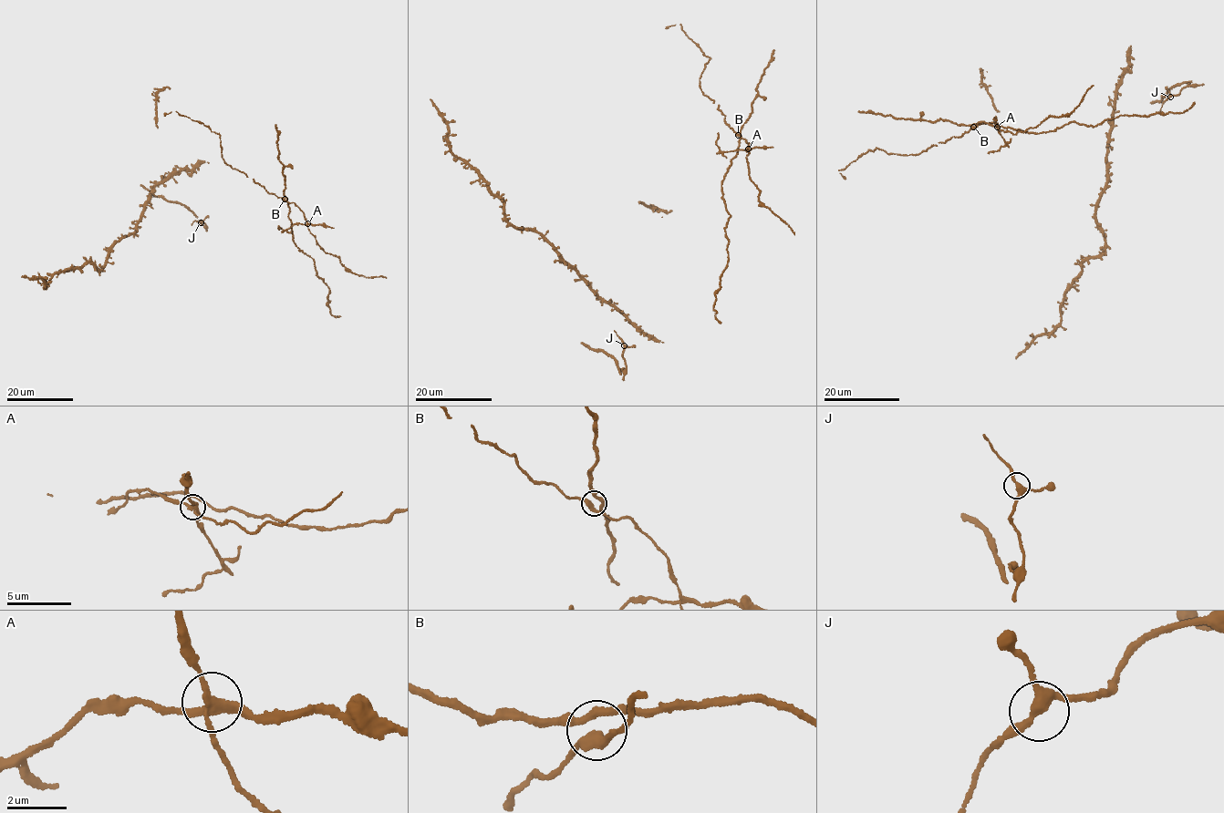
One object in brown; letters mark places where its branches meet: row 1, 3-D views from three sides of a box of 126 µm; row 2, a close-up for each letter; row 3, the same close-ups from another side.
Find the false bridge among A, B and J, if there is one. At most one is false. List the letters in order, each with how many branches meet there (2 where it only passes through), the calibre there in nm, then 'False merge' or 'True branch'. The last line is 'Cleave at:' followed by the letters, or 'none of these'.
A: Branches: 4. Thickness 260 nm. False merge
B: Branches: 4. Thickness 280 nm. True branch
J: Branches: 3. Thickness 300 nm. True branch
Cleave at: A

